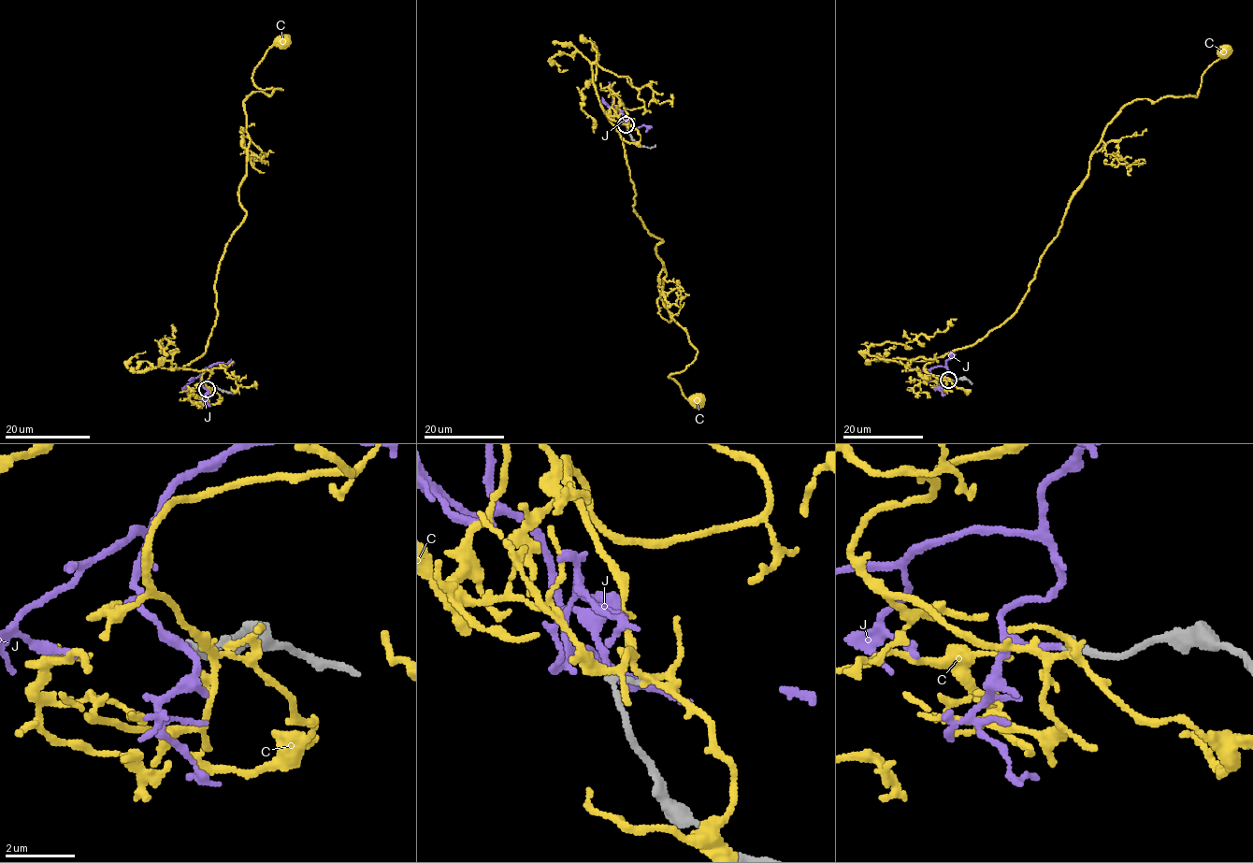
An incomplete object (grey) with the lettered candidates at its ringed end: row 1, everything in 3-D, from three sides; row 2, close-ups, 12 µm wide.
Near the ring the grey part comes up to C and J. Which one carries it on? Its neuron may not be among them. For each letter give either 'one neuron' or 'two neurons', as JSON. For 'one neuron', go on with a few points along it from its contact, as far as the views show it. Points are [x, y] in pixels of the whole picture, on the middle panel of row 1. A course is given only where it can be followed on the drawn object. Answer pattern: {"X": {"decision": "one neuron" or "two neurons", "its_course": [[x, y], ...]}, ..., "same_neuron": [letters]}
{"C": {"decision": "two neurons"}, "J": {"decision": "one neuron", "its_course": [[626, 124], [621, 117], [619, 123], [619, 110], [612, 103], [612, 87], [608, 82]]}, "same_neuron": ["J"]}

